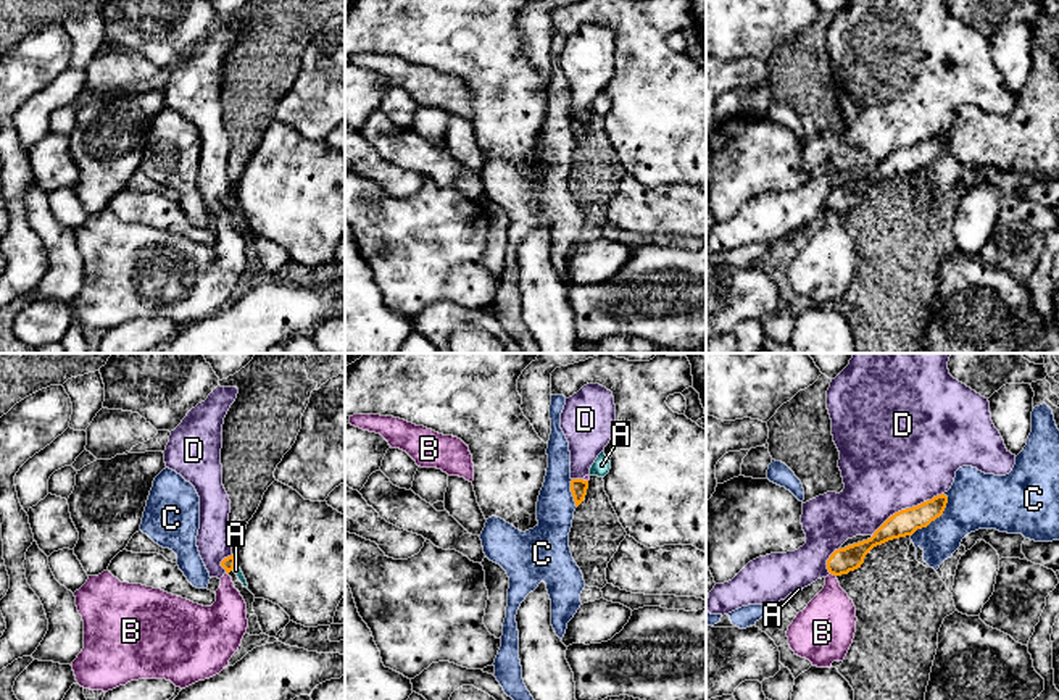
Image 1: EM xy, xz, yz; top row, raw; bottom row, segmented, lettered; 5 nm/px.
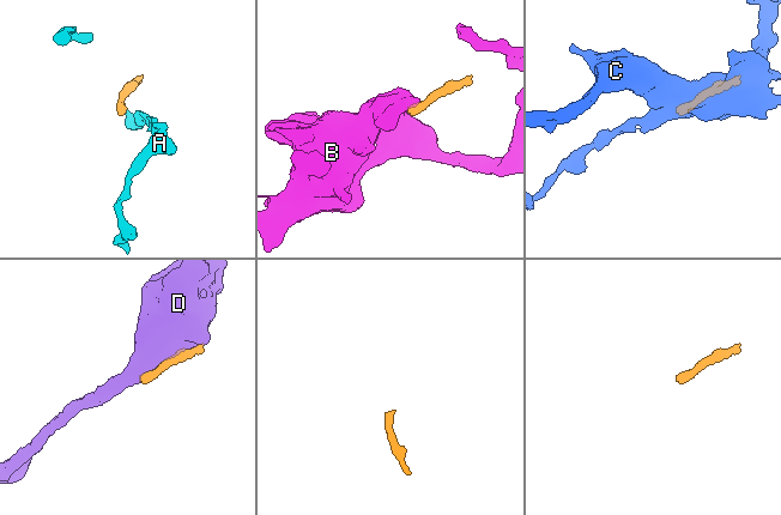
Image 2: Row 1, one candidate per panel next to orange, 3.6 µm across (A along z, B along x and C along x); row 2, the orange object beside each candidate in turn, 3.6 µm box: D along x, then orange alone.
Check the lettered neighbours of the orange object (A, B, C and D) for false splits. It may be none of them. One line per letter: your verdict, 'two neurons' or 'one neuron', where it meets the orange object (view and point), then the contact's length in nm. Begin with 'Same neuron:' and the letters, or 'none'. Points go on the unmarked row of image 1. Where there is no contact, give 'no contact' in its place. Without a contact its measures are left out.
Same neuron: A
A: one neuron; meets orange in xy at (232, 207); contact 40 nm long
B: two neurons; meets orange in yz at (834, 213); contact 40 nm long
C: two neurons; meets orange in yz at (935, 157); contact 280 nm long
D: two neurons; meets orange in yz at (908, 147); contact 420 nm long

